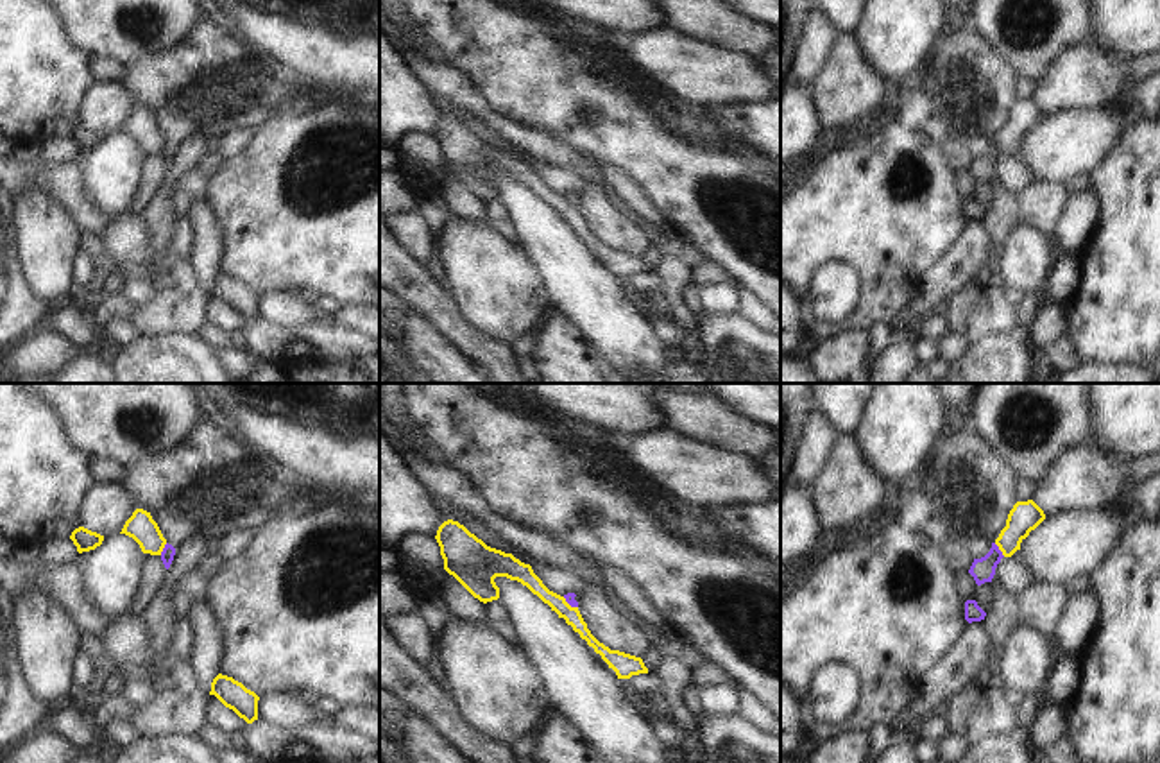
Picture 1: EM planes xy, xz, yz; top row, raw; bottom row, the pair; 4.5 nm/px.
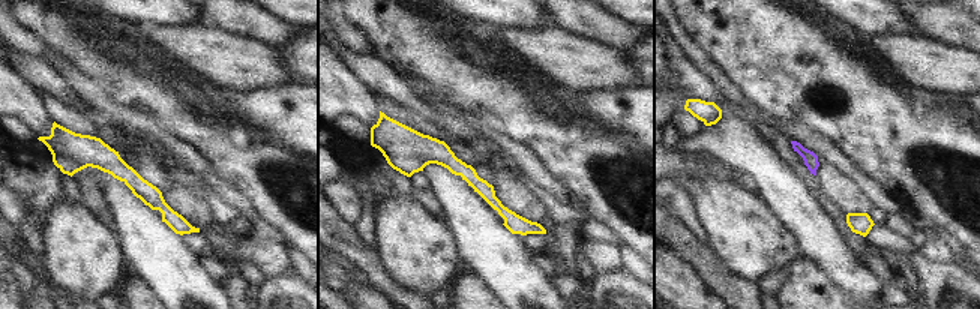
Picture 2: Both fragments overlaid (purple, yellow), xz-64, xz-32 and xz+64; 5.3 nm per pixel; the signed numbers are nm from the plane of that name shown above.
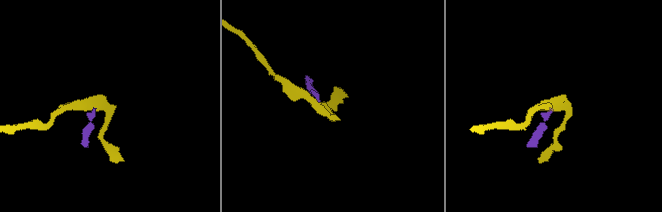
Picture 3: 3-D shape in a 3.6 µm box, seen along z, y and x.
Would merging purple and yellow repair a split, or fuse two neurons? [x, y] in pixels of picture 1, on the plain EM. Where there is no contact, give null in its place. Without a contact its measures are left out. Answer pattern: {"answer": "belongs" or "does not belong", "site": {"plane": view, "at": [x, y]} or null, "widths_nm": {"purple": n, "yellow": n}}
{"answer": "does not belong", "site": {"plane": "yz", "at": [999, 149]}, "widths_nm": {"purple": 110, "yellow": 140}}

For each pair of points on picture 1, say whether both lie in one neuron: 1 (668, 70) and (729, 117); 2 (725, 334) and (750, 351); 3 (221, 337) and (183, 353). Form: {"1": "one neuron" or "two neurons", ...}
{"1": "two neurons", "2": "one neuron", "3": "two neurons"}

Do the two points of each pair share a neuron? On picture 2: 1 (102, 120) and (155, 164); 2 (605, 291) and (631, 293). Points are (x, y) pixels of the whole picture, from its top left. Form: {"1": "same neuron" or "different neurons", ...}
{"1": "same neuron", "2": "same neuron"}

